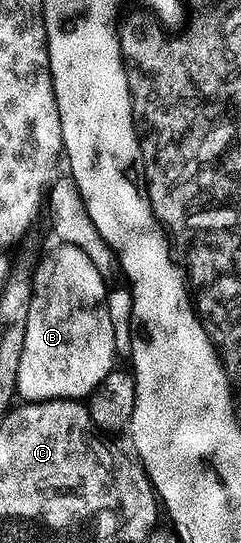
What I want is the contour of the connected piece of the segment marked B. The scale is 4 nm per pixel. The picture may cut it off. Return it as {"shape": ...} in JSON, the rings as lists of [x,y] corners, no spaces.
{"shape":[[[67,242],[54,244],[42,259],[39,257],[32,277],[34,287],[28,308],[28,328],[24,332],[24,352],[20,352],[17,397],[26,402],[47,402],[53,398],[85,400],[116,366],[114,358],[118,349],[106,306],[107,279],[96,272],[96,264],[88,260],[87,254]]]}

